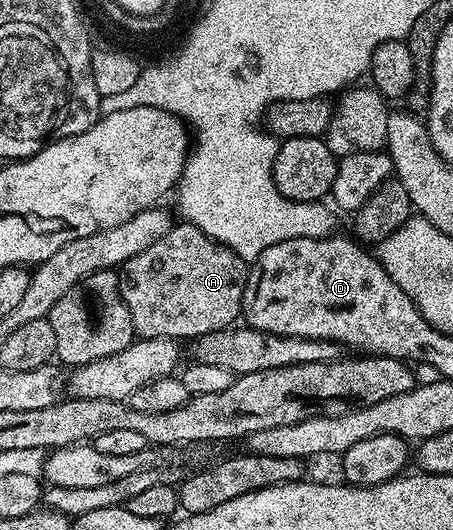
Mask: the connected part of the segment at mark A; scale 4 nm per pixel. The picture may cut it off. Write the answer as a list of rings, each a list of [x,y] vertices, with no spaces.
[[[177,222],[171,231],[163,234],[163,238],[147,246],[143,254],[135,254],[135,258],[121,265],[119,275],[121,297],[131,314],[133,331],[140,339],[169,336],[178,342],[192,342],[203,334],[211,334],[238,323],[249,268],[242,256],[236,256],[231,249],[203,234],[203,230],[188,222]]]

